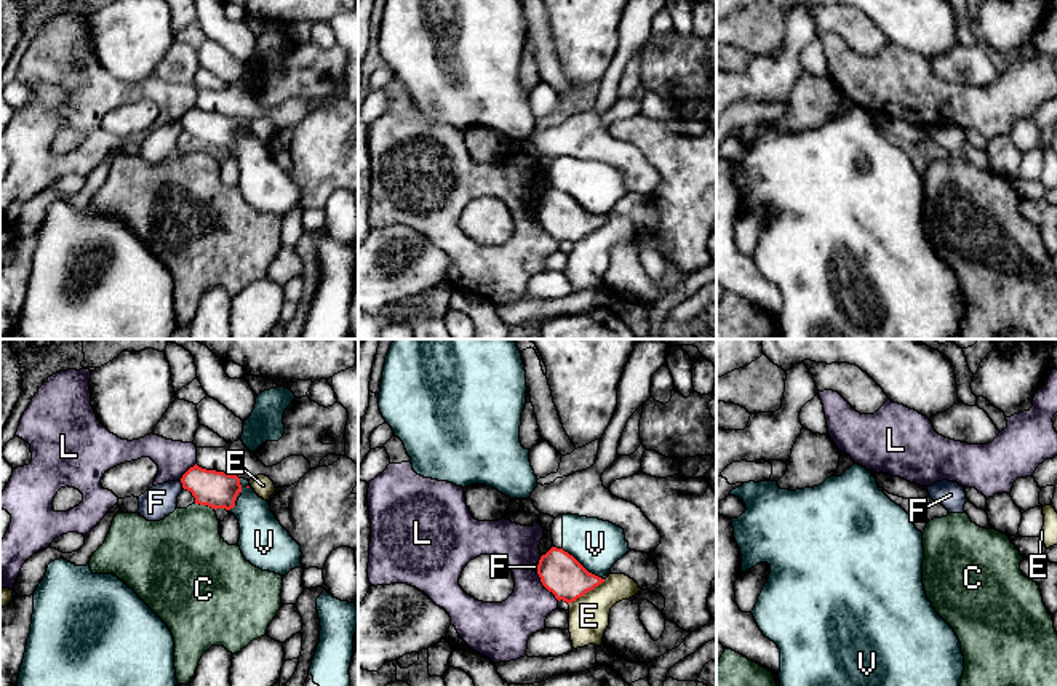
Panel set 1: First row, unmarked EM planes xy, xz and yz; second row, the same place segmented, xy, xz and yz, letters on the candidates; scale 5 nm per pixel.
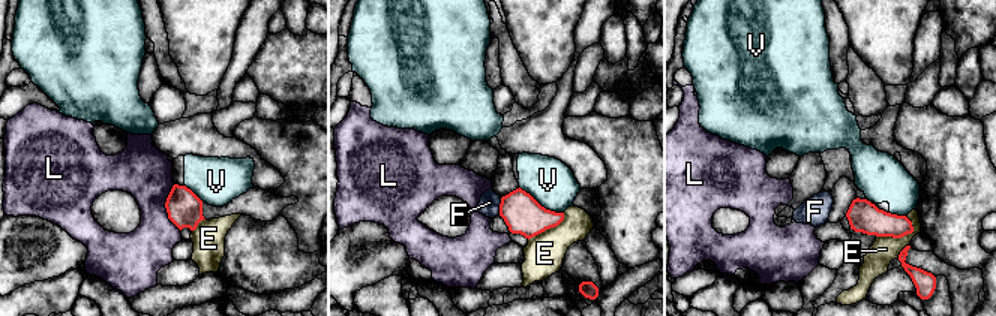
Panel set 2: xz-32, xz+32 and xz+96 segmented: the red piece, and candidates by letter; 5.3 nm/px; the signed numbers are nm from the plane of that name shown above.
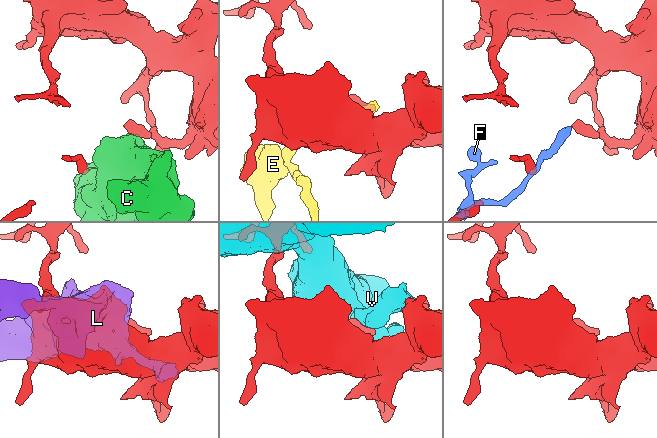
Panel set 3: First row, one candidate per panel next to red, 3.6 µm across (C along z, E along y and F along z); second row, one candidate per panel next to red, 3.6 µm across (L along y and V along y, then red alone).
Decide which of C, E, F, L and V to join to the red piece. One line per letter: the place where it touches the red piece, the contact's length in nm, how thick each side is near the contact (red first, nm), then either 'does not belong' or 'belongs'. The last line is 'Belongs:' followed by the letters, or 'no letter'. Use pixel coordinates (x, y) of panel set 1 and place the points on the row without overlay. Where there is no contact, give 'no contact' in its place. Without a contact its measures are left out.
C: xy (205, 146) | 110 nm | 190/380 nm | does not belong
E: xz (586, 234) | 220 nm | 220/200 nm | does not belong
F: xy (183, 127) | 40 nm | 190/160 nm | does not belong
L: xz (546, 229) | 180 nm | 220/220 nm | does not belong
V: xz (579, 205) | 240 nm | 220/240 nm | does not belong
Belongs: no letter

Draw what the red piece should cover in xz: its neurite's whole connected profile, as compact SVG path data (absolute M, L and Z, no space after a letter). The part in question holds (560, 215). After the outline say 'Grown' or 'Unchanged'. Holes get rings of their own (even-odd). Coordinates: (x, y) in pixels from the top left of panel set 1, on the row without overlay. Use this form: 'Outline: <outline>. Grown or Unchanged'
Outline: M552 189L540 198L537 216L542 227L560 243L568 246L593 232L604 221L588 214L572 197Z. Unchanged

